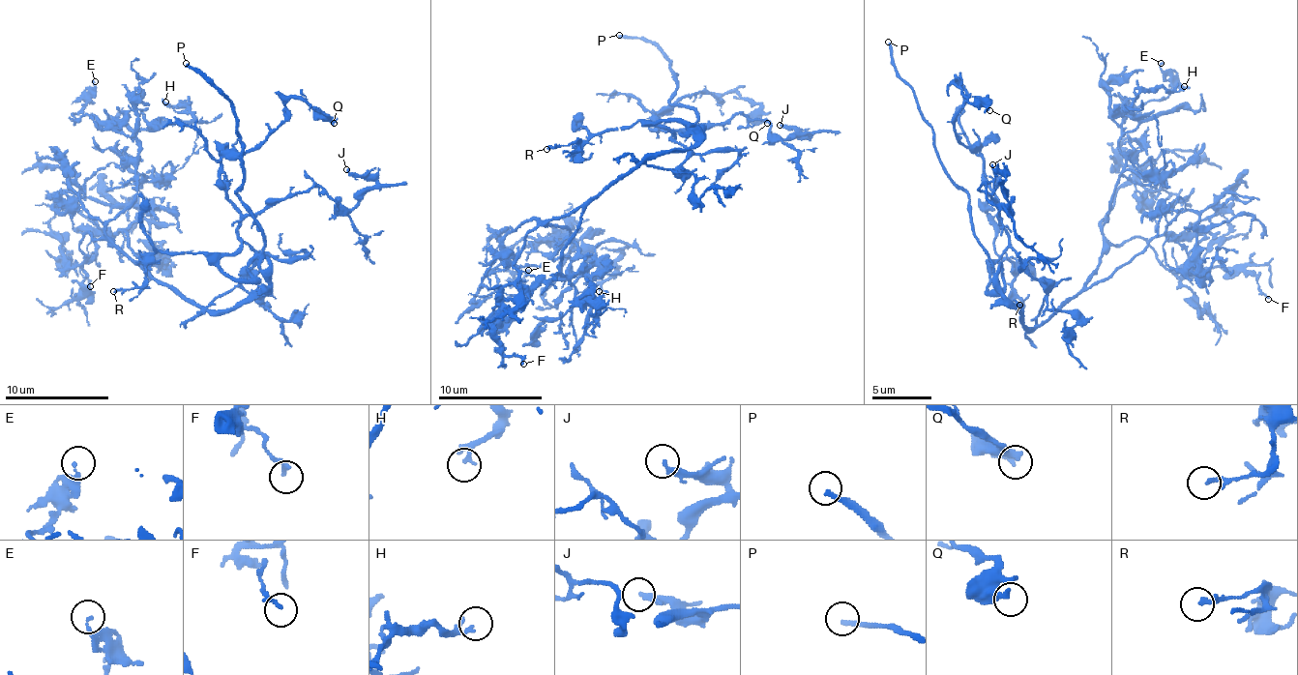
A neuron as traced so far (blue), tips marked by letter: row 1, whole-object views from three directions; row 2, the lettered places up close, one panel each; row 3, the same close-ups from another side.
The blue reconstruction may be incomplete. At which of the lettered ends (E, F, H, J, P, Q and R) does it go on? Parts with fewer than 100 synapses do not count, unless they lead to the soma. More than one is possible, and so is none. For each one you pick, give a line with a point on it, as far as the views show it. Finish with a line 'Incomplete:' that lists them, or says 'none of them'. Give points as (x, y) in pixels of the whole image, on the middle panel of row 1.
P: at (619, 35)
Incomplete: P

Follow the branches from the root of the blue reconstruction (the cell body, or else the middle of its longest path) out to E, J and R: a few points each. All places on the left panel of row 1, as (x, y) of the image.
E: (198, 304), (155, 280), (105, 234), (133, 200), (139, 146), (72, 115), (90, 102), (95, 81)
J: (198, 304), (232, 291), (253, 265), (238, 234), (248, 216), (312, 188), (351, 208), (375, 185), (346, 169)
R: (198, 304), (235, 309), (261, 288), (227, 278), (201, 252), (158, 252), (141, 286), (113, 291)

